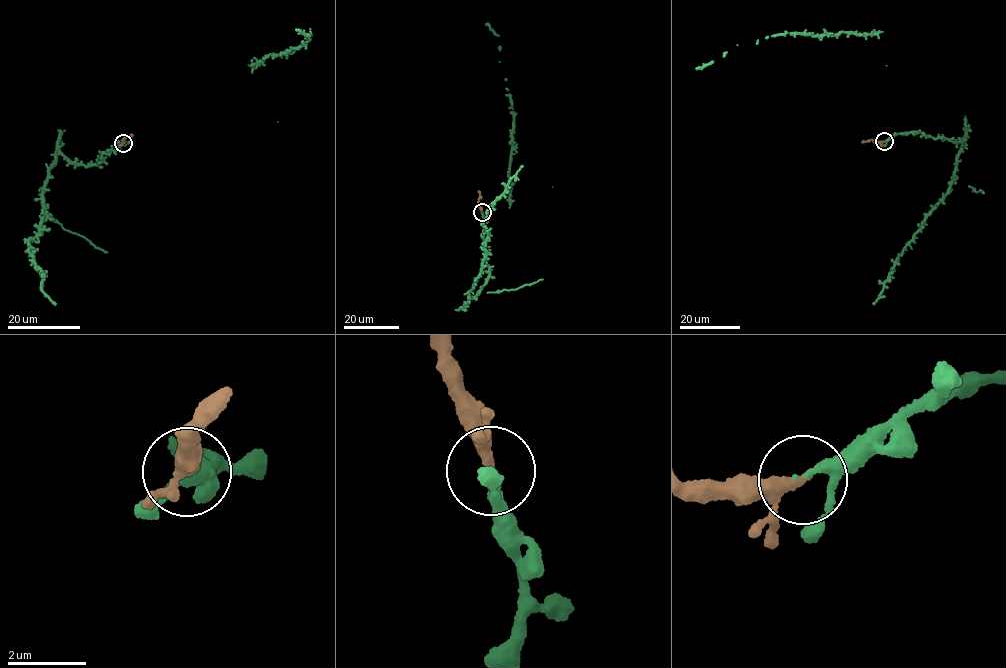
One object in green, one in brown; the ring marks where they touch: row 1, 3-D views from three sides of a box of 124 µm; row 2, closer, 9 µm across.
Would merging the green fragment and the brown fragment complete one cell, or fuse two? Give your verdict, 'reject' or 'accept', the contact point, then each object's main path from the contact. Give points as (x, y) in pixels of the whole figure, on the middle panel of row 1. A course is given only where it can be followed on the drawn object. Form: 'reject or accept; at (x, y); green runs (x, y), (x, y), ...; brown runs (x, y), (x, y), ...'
accept; at (482, 212); green runs (482, 212), (489, 278), (467, 303), (486, 256), (484, 220), (523, 165); brown runs (482, 212), (478, 191)

